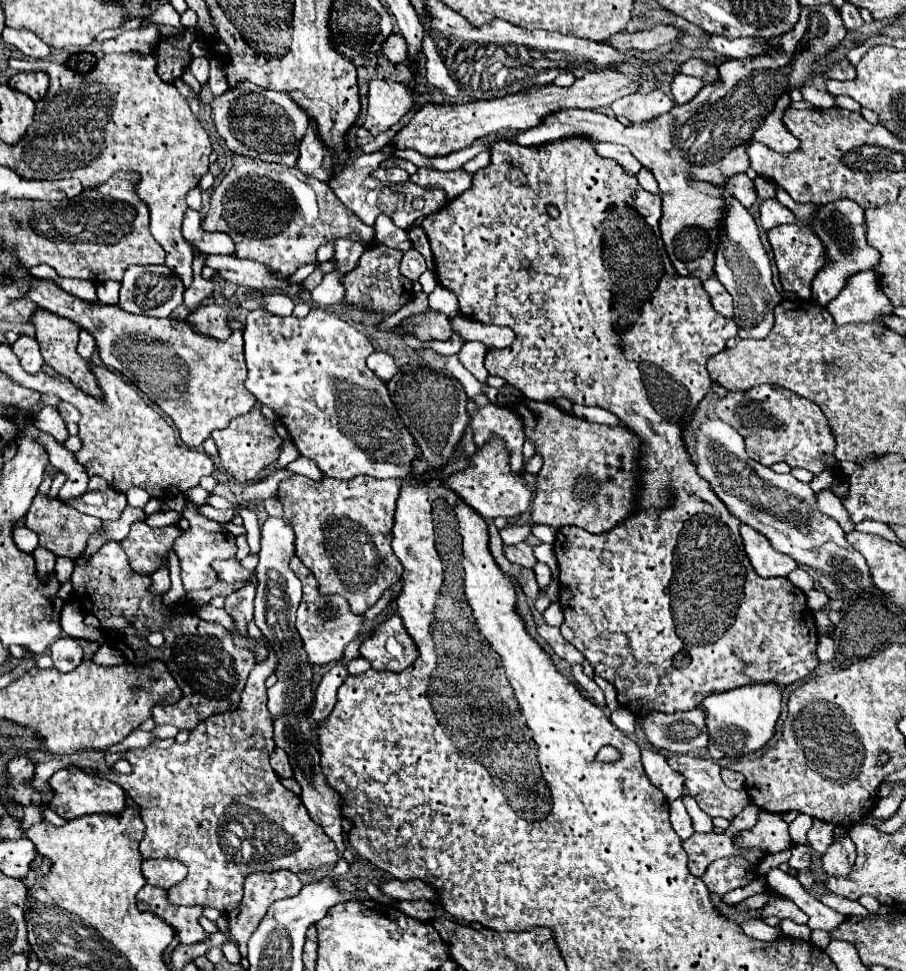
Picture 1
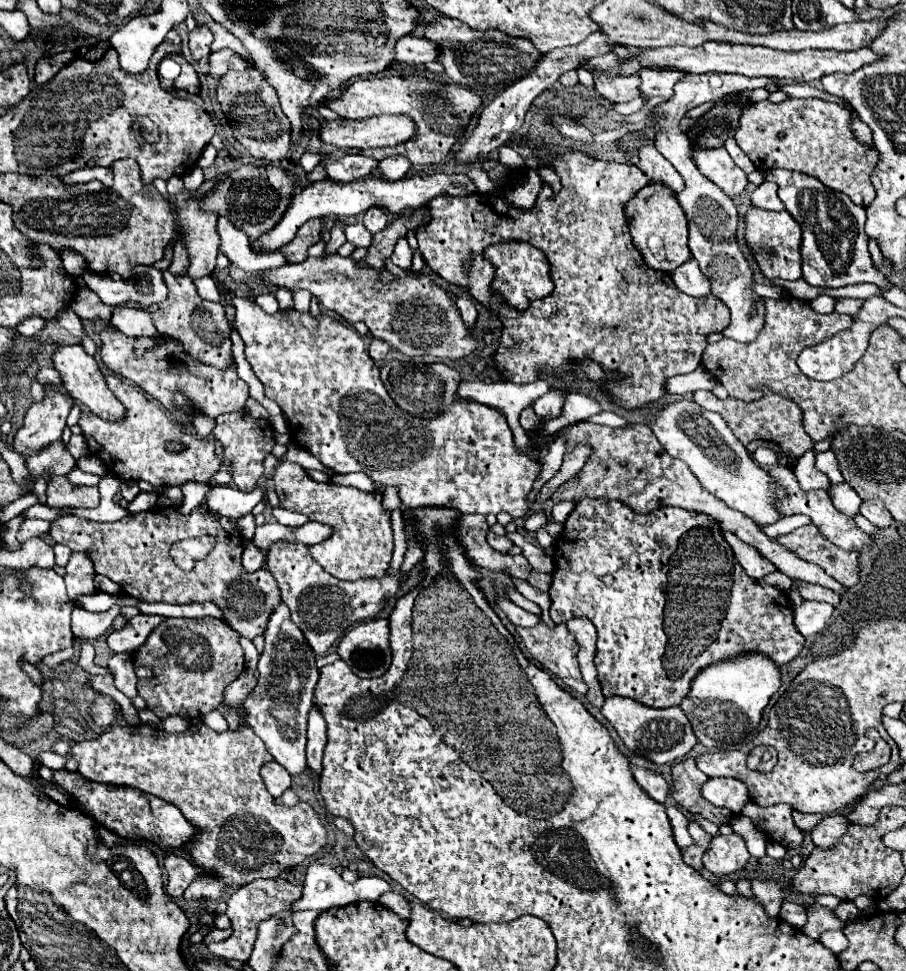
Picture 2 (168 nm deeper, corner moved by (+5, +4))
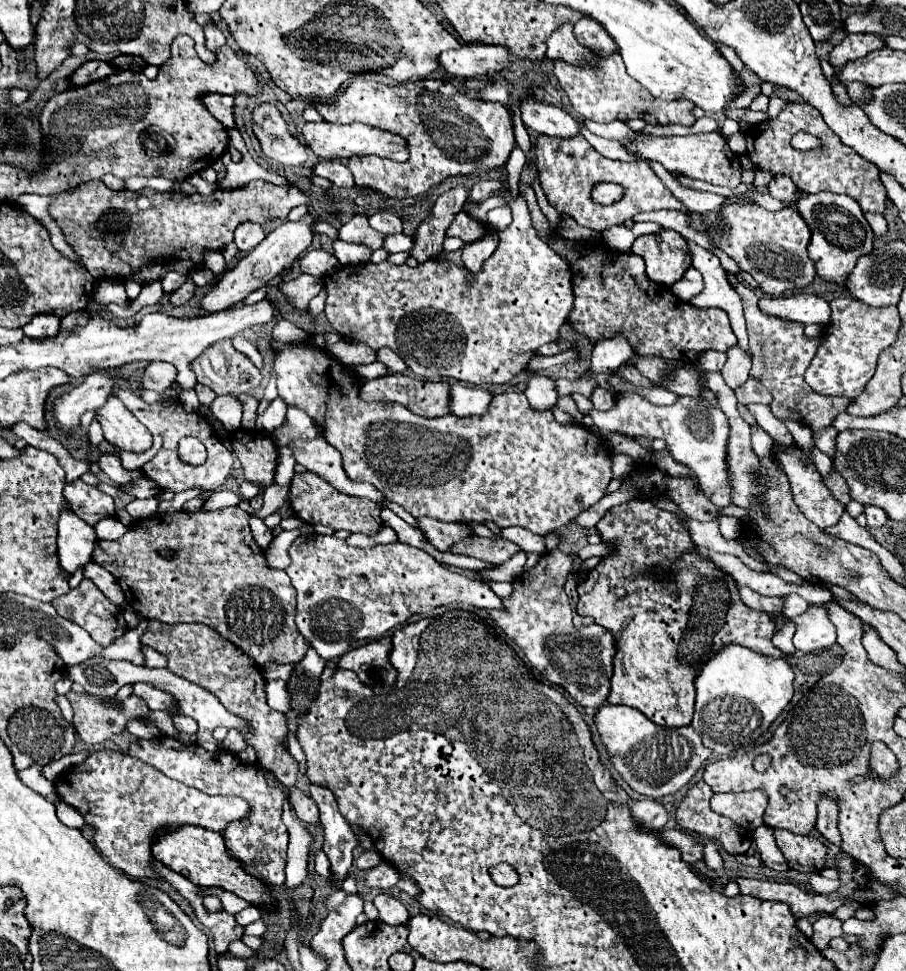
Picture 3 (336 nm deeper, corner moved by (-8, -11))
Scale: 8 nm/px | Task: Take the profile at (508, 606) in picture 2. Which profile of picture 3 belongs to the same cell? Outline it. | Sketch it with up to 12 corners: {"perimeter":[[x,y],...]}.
{"perimeter":[[301,535],[285,573],[327,661],[427,609],[499,609],[399,541]]}

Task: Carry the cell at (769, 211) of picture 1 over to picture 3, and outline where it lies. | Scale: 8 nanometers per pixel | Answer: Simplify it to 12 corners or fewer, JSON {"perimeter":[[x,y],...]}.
{"perimeter":[[775,175],[769,193],[777,199],[791,201],[797,187],[789,177]]}

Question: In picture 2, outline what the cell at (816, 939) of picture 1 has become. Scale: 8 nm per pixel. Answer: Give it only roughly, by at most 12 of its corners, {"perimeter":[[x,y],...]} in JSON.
{"perimeter":[[814,904],[802,932],[818,940],[826,930],[842,930],[848,922]]}

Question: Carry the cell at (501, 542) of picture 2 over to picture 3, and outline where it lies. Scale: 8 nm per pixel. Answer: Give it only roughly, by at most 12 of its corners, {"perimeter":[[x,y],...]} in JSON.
{"perimeter":[[467,535],[449,553],[503,563],[521,547],[505,539]]}

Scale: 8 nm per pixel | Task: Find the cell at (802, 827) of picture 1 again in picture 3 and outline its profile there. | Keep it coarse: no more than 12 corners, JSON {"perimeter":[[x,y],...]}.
{"perimeter":[[773,829],[777,847],[799,873],[821,871],[827,847],[813,835]]}

